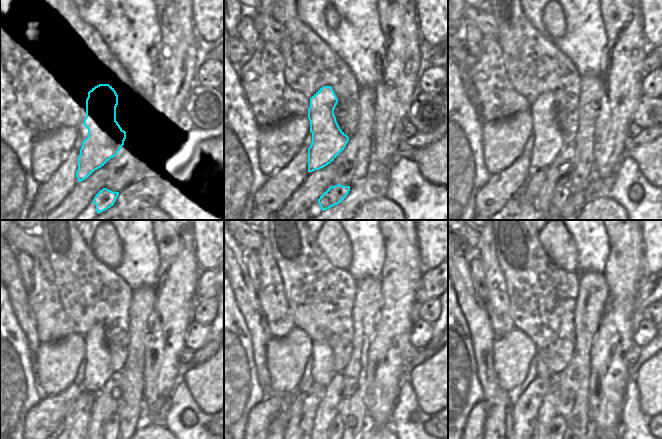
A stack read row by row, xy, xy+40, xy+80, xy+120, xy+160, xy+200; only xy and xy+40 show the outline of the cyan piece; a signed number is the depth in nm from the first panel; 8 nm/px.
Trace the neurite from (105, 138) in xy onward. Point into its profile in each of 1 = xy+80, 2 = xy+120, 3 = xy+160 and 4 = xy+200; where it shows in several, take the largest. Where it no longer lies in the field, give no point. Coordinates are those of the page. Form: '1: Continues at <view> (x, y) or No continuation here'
1: Continues at xy+80 (548, 140)
2: Continues at xy+120 (98, 369)
3: Continues at xy+160 (322, 357)
4: Continues at xy+200 (542, 371).

